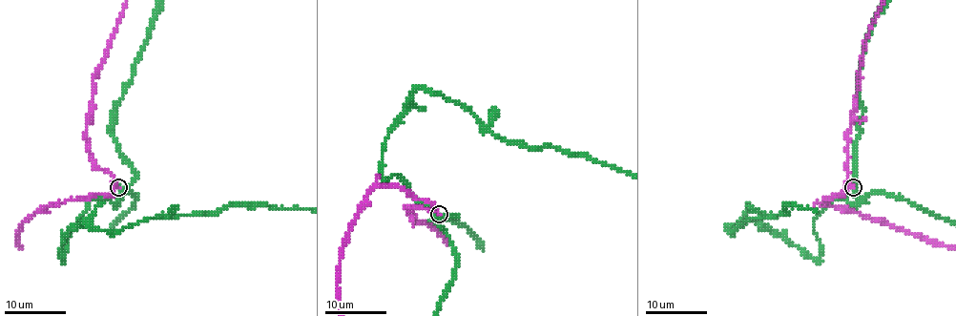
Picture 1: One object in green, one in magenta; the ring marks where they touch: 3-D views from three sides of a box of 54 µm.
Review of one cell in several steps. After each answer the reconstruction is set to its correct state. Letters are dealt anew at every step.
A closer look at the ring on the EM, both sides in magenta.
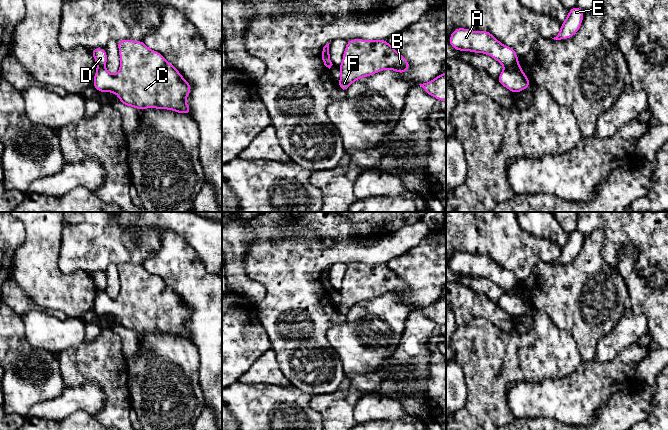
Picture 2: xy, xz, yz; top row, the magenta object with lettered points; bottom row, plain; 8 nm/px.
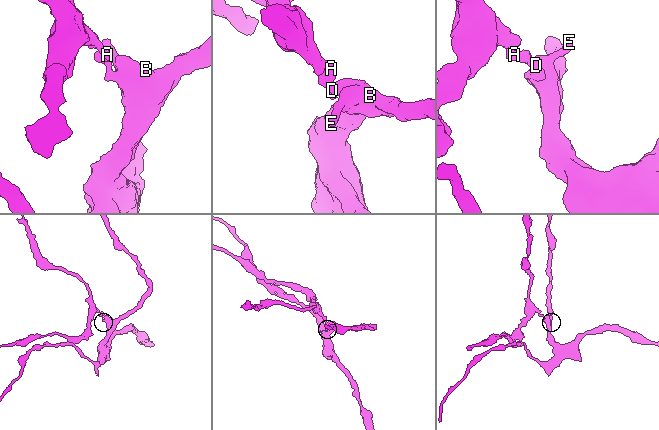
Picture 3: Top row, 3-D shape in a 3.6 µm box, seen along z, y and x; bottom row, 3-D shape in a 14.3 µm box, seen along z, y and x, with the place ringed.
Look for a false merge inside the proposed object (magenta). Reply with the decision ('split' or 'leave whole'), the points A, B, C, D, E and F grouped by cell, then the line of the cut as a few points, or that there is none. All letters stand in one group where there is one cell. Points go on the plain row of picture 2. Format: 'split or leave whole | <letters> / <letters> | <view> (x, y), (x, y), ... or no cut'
split | A D / B C E F | yz (516, 286), (505, 292)

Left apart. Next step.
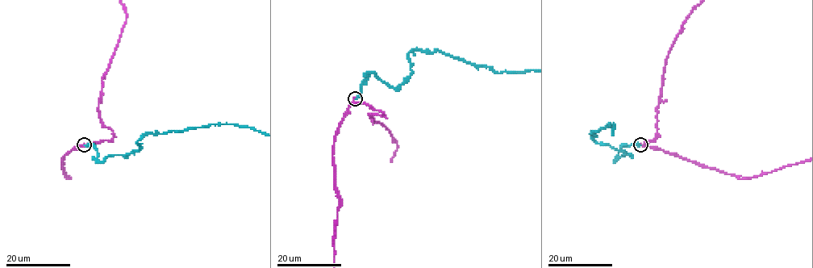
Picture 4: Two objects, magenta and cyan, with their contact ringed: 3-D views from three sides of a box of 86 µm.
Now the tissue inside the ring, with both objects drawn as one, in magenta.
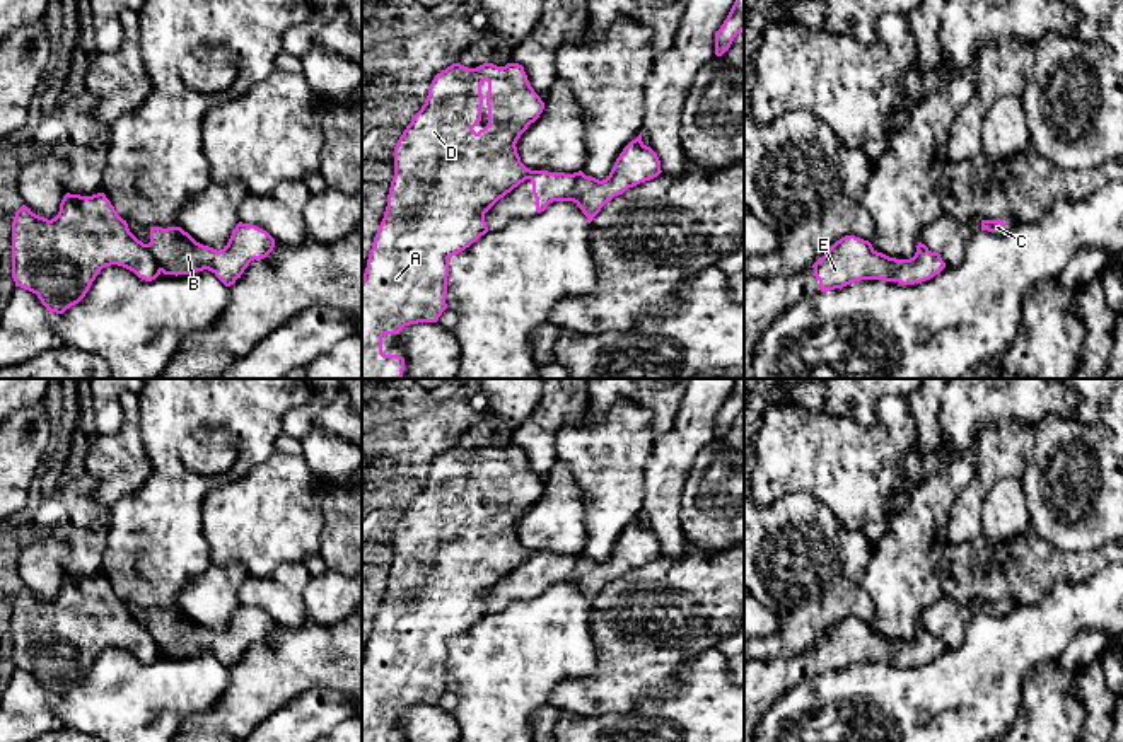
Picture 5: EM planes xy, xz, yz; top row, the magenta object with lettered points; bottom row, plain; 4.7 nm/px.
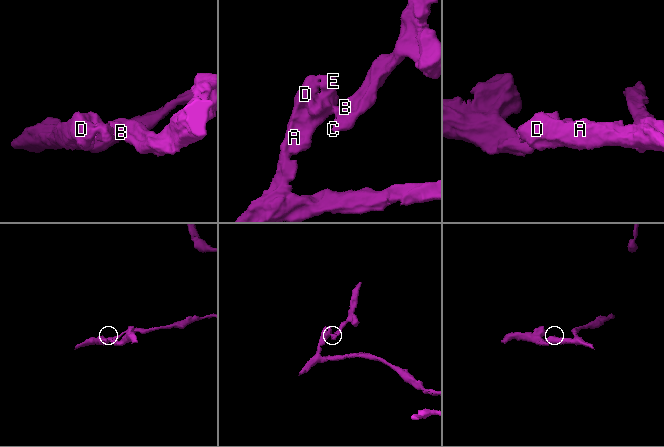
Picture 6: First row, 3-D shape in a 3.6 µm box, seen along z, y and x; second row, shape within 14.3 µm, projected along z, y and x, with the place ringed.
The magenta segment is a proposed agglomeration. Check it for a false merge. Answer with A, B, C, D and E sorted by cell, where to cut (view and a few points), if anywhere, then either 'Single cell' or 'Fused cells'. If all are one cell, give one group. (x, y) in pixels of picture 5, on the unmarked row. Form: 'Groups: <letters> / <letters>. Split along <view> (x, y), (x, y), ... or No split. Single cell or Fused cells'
Groups: A D E / B C. Split along xy (145, 626), (159, 654). Fused cells

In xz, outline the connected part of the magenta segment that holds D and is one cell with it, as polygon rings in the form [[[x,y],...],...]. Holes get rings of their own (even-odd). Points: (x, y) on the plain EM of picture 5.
[[[452,445],[435,457],[425,486],[394,529],[387,588],[362,662],[362,742],[404,742],[382,735],[382,718],[439,703],[447,691],[449,640],[485,617],[485,595],[529,561],[532,553],[521,544],[515,525],[543,491],[544,484],[519,445],[476,450]],[[483,486],[488,507],[476,515]]]

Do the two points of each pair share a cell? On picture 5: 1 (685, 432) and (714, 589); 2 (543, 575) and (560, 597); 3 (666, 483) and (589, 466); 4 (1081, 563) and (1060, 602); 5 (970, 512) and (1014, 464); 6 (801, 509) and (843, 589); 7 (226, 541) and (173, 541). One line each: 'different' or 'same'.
1: different
2: different
3: different
4: different
5: same
6: same
7: different

